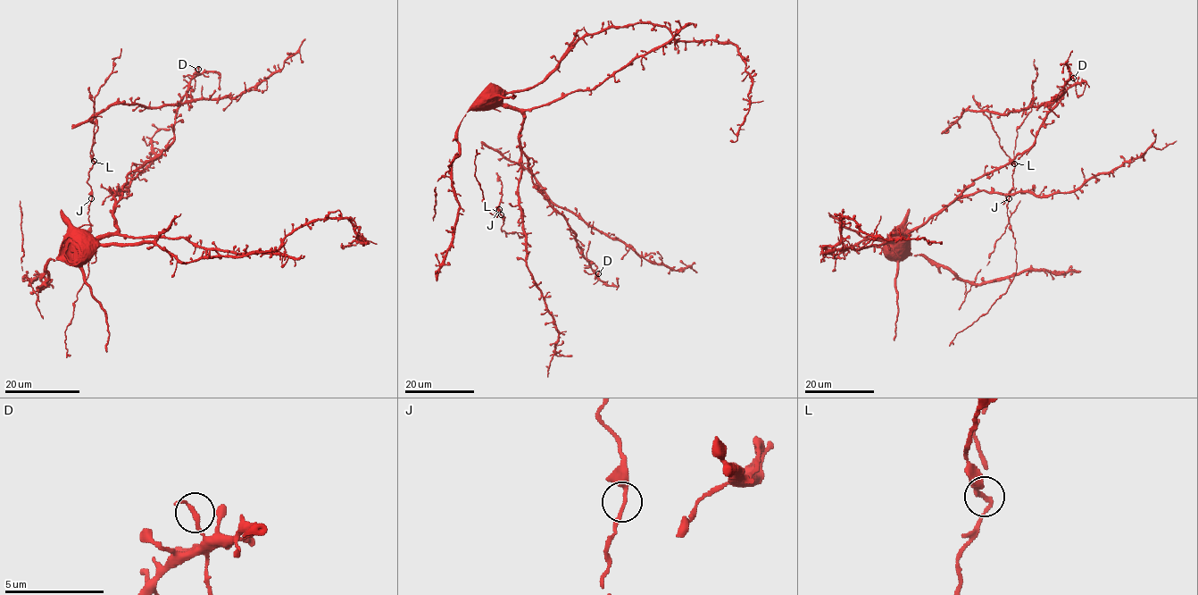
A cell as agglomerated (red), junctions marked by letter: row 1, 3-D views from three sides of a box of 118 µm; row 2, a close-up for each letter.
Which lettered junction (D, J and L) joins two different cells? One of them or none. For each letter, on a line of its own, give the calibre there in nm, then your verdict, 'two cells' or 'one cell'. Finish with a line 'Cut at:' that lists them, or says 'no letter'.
D: 200 nm | one cell
J: 200 nm | one cell
L: 200 nm | two cells
Cut at: L

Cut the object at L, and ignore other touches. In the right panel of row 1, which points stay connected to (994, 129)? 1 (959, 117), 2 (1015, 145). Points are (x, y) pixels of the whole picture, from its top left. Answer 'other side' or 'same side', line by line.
1: other side
2: other side

